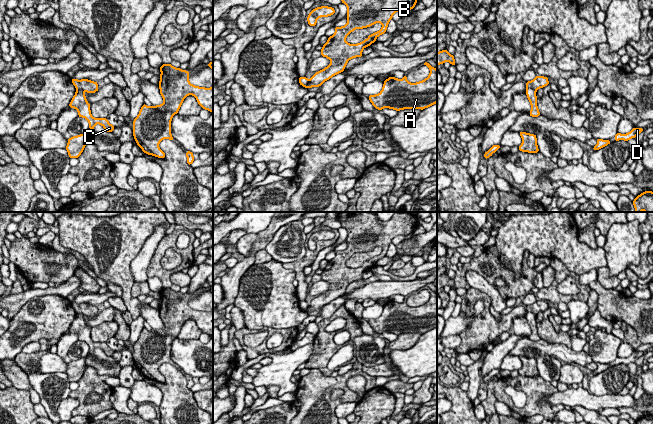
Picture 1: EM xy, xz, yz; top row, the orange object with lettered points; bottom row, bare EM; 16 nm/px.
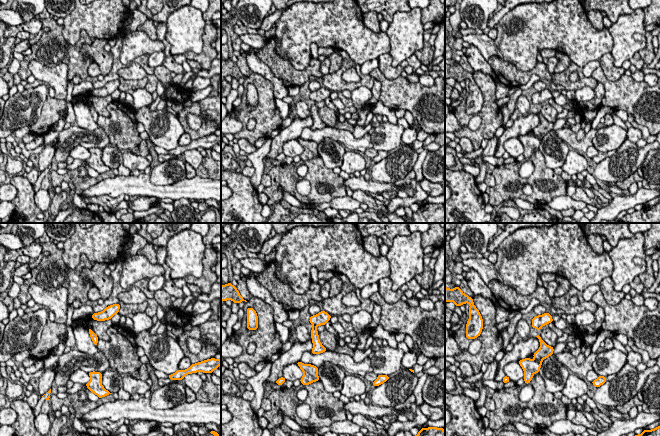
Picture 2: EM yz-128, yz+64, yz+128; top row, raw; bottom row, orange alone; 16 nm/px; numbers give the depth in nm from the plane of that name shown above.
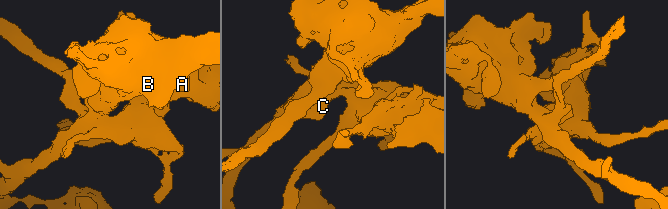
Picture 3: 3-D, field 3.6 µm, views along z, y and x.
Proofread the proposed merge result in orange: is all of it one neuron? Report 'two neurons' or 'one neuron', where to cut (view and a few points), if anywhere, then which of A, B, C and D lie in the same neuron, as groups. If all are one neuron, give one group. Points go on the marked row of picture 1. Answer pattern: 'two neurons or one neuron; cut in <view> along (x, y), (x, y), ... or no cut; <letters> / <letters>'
two neurons; cut in yz along (527, 87), (530, 87), (535, 92); A C D / B

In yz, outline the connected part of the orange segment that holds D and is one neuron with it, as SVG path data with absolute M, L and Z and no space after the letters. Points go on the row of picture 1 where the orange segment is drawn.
M633 128L629 133L627 134L620 134L617 133L615 135L615 140L614 141L618 141L618 140L625 140L628 141L631 138L635 138L639 133L641 133L644 130L644 128Z

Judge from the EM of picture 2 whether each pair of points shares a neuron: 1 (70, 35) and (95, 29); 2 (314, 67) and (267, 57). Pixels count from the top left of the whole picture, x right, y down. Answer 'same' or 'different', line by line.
1: same
2: same

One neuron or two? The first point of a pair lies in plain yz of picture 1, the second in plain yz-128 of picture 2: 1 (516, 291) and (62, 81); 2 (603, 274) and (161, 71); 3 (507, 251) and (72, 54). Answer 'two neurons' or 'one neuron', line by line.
1: two neurons
2: two neurons
3: two neurons

